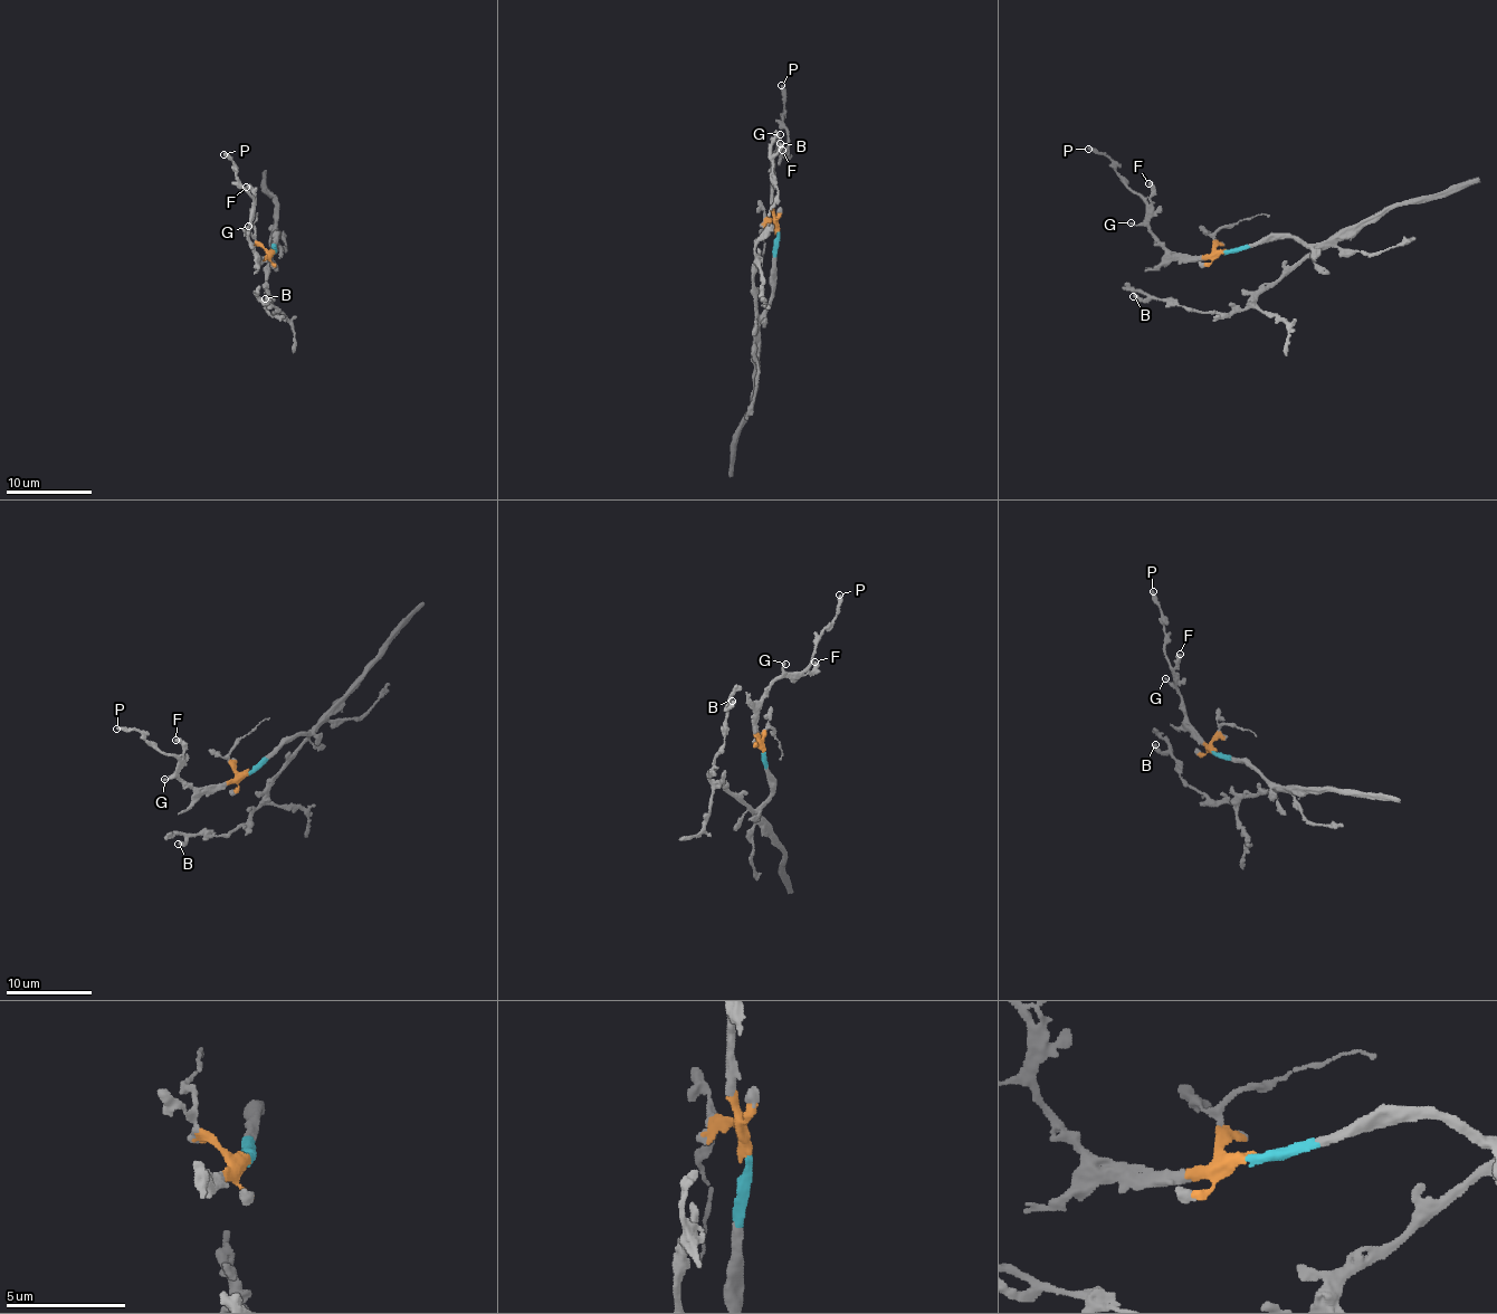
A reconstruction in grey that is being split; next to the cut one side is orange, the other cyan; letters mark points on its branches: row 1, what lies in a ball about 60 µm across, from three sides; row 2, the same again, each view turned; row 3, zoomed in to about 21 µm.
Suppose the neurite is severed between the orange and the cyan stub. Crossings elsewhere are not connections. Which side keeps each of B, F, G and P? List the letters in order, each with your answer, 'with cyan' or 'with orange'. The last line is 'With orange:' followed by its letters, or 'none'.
B: with cyan
F: with orange
G: with orange
P: with orange
With orange: F, G, P

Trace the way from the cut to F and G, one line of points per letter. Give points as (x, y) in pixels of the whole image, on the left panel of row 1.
F: (273, 251), (257, 257), (249, 230), (255, 194), (245, 186)
G: (273, 251), (257, 257), (248, 227)

